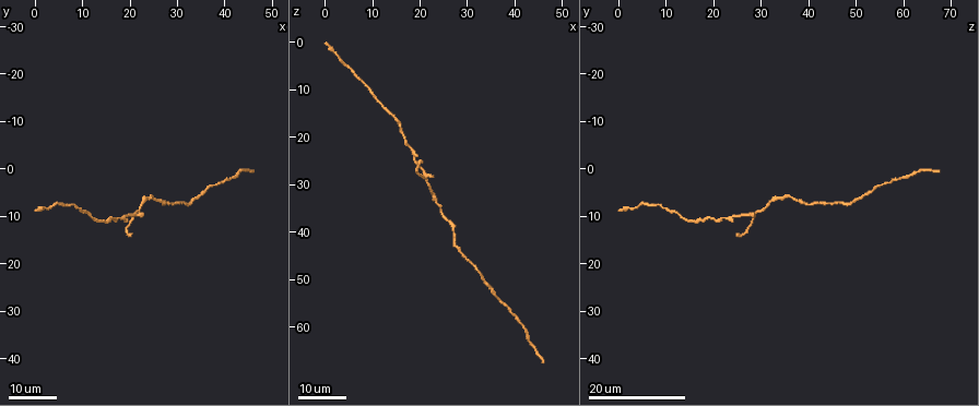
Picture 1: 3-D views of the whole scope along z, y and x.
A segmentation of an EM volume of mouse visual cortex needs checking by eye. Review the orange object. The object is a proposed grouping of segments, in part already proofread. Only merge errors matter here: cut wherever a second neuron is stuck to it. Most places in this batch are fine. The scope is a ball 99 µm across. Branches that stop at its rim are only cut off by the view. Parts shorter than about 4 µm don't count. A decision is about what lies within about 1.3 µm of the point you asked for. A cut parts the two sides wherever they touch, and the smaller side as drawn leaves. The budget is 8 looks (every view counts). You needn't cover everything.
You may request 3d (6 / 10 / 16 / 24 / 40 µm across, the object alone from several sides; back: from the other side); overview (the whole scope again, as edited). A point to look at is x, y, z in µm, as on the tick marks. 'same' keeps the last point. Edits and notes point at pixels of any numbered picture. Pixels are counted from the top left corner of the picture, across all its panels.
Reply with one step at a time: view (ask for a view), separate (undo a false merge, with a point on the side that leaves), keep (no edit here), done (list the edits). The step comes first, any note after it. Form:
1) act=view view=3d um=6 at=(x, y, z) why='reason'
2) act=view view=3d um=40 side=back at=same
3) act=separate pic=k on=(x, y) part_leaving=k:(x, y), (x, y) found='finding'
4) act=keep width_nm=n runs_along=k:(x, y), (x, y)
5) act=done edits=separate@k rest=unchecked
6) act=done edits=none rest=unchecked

act=view view=3d um=16 at=(23.0, 6.5, 33.0)

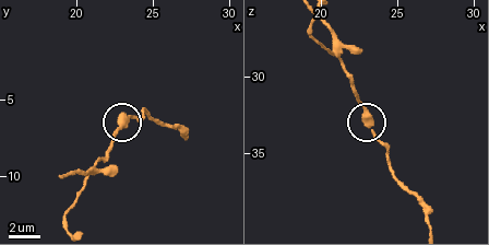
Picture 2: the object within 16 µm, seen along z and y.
act=view view=3d um=6 at=same

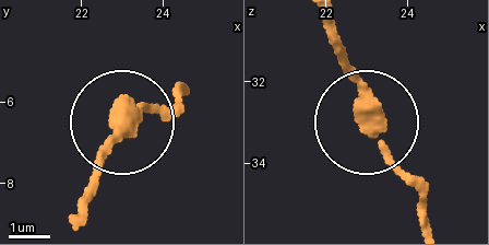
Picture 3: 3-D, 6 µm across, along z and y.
act=keep found='one neuron here'

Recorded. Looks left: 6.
act=view view=3d um=24 at=(39.5, 3.5, 57.5)

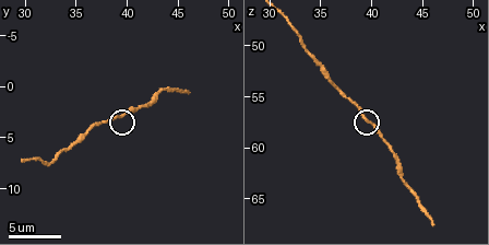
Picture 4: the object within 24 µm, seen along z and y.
act=view view=3d um=6 at=(39.8, 3.0, 57.4)

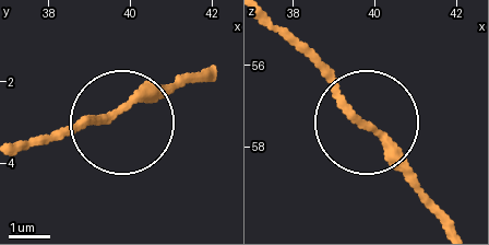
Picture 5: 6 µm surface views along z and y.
act=keep runs_along=5:(23, 148), (207, 78) found='continuous, no second neuron'

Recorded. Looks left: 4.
act=view view=3d um=10 at=(43.0, 1.0, 62.8)

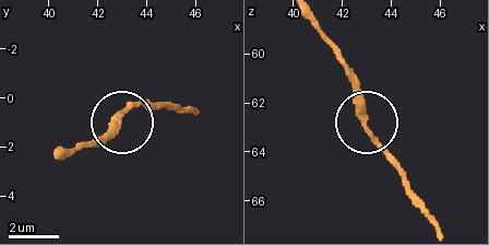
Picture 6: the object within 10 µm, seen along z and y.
act=keep width_nm=250 runs_along=6:(303, 20), (346, 70), (369, 132), (402, 168) found='all the same neuron'

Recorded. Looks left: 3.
act=view view=3d um=16 at=(9.0, 8.5, 9.5) why='calibre changes'

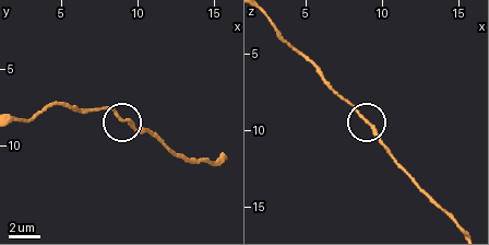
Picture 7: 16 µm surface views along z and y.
act=view view=3d um=6 at=(9.0, 8.2, 9.4)

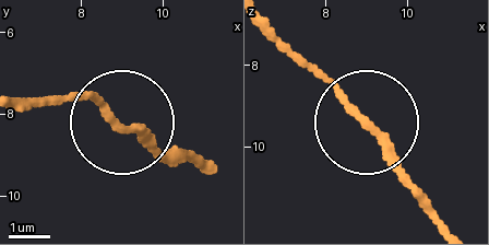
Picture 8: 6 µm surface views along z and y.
act=keep runs_along=8:(203, 165), (152, 144), (88, 98), (50, 95) found='all the same neuron'

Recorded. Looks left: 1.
act=done edits=none rest=unchecked

